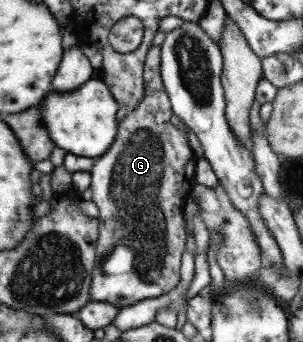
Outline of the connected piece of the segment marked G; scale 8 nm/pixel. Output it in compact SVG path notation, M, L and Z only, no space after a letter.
M151 46L147 51L144 58L143 67L143 96L139 100L137 106L127 111L125 117L119 121L117 125L117 136L113 139L111 147L95 158L95 163L91 167L90 173L90 189L91 189L91 201L95 203L95 207L98 209L97 219L99 221L99 233L97 240L95 240L95 268L92 270L92 276L90 281L89 297L92 301L105 301L109 305L117 305L122 308L125 306L133 305L135 301L141 301L141 299L147 299L151 297L159 297L164 293L167 293L170 289L173 289L177 282L180 280L180 260L184 250L185 237L187 233L184 229L184 219L182 214L182 206L187 197L194 191L196 184L194 179L194 165L196 157L193 155L193 151L189 148L187 143L186 133L179 130L175 125L171 125L169 119L172 111L169 105L169 98L163 89L161 78L159 77L159 62L160 62L160 47Z

